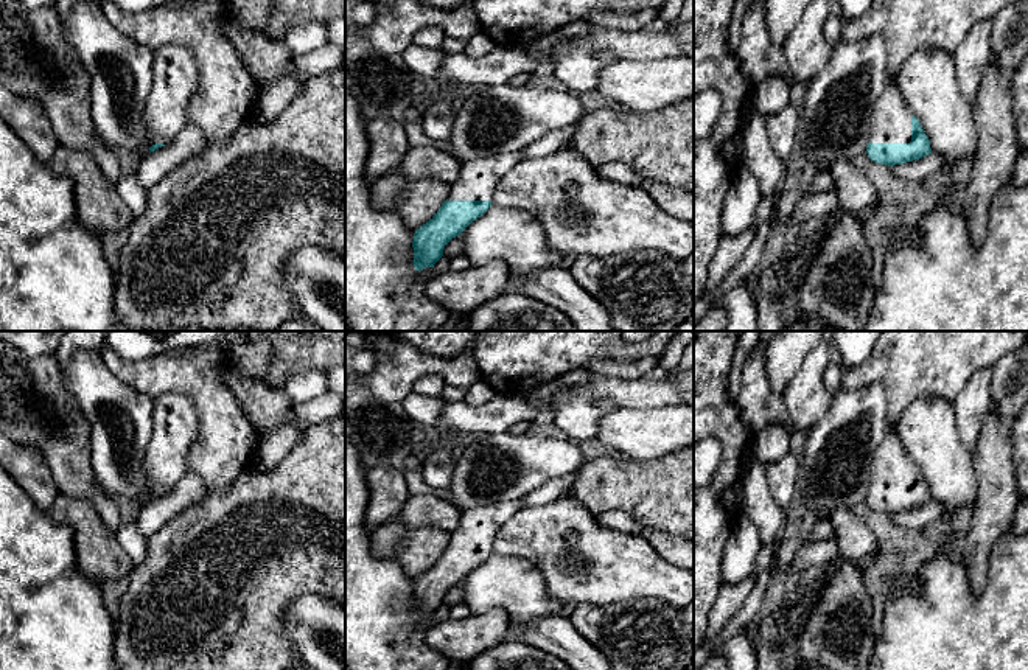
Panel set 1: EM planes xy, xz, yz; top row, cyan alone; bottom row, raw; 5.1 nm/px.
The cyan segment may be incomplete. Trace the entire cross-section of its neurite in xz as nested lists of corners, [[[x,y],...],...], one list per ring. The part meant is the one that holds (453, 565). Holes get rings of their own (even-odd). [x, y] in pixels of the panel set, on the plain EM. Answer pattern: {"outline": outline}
{"outline": [[[512,499],[460,511],[459,527],[439,560],[414,581],[414,616],[434,616],[443,605],[445,594],[459,585],[490,555],[499,527],[524,505]]]}

